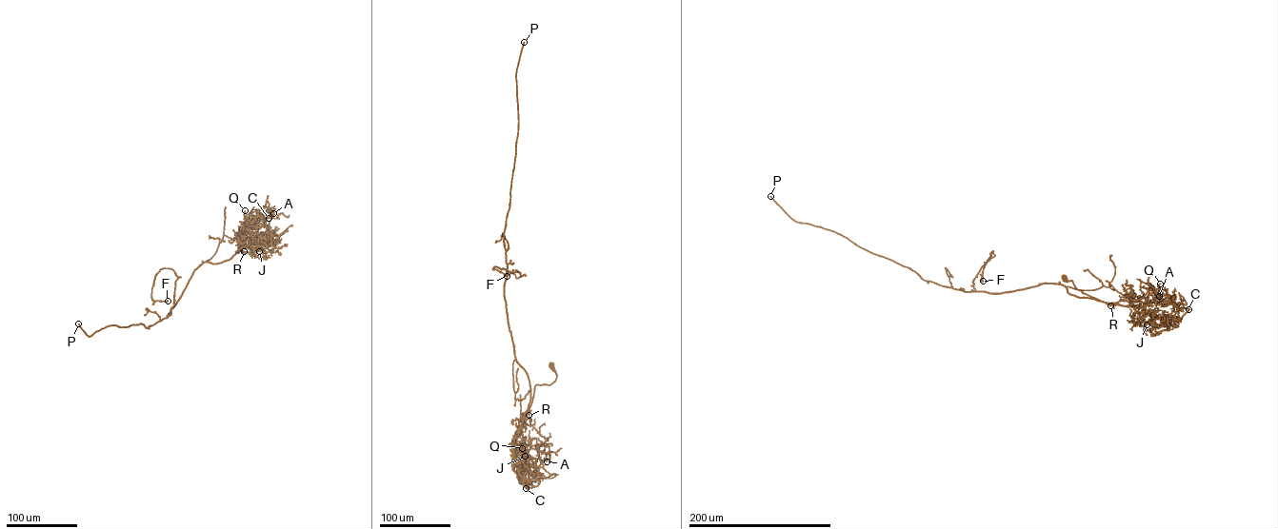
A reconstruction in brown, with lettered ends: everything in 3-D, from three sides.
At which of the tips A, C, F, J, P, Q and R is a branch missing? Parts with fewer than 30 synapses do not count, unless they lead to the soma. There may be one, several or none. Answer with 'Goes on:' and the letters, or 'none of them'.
Goes on: C, P

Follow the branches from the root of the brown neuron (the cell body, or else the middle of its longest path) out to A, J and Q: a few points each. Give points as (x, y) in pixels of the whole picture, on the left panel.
A: (239, 242), (249, 243), (235, 251), (253, 217), (273, 213)
J: (239, 242), (243, 243), (248, 239), (249, 243), (235, 251), (241, 250), (240, 242), (259, 251)
Q: (239, 242), (243, 243), (248, 239), (249, 243), (235, 251), (241, 250), (241, 238), (247, 228), (245, 210)

